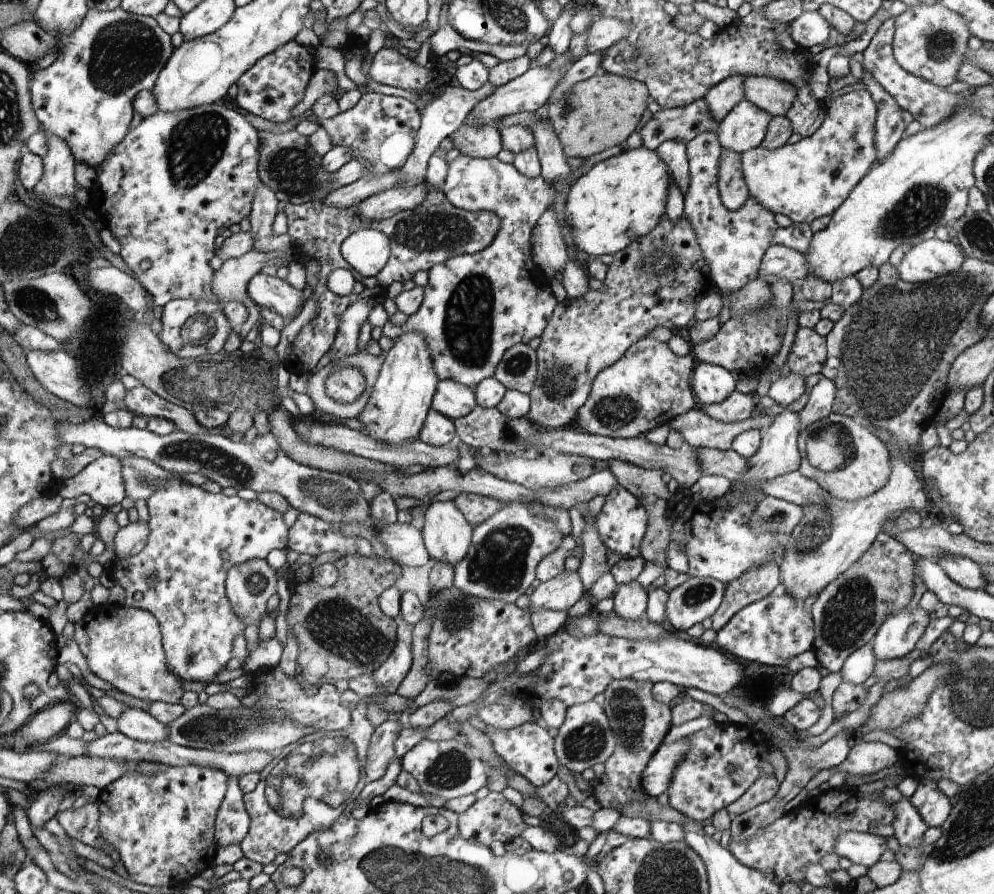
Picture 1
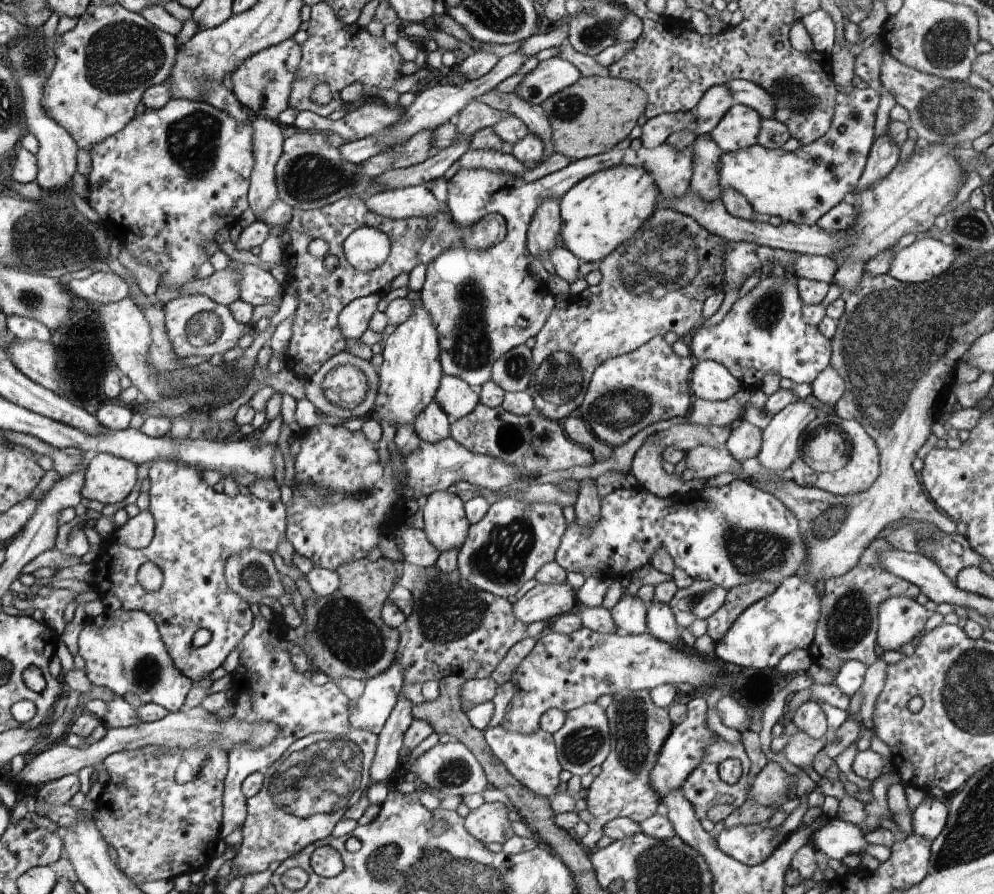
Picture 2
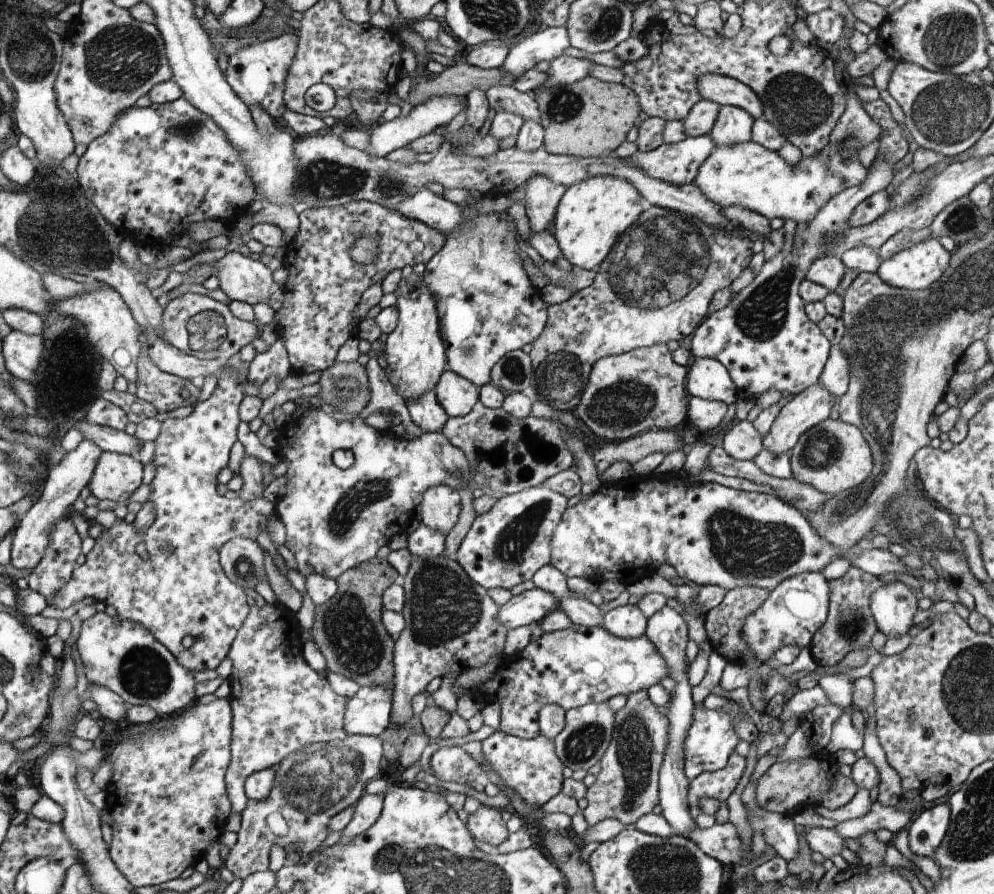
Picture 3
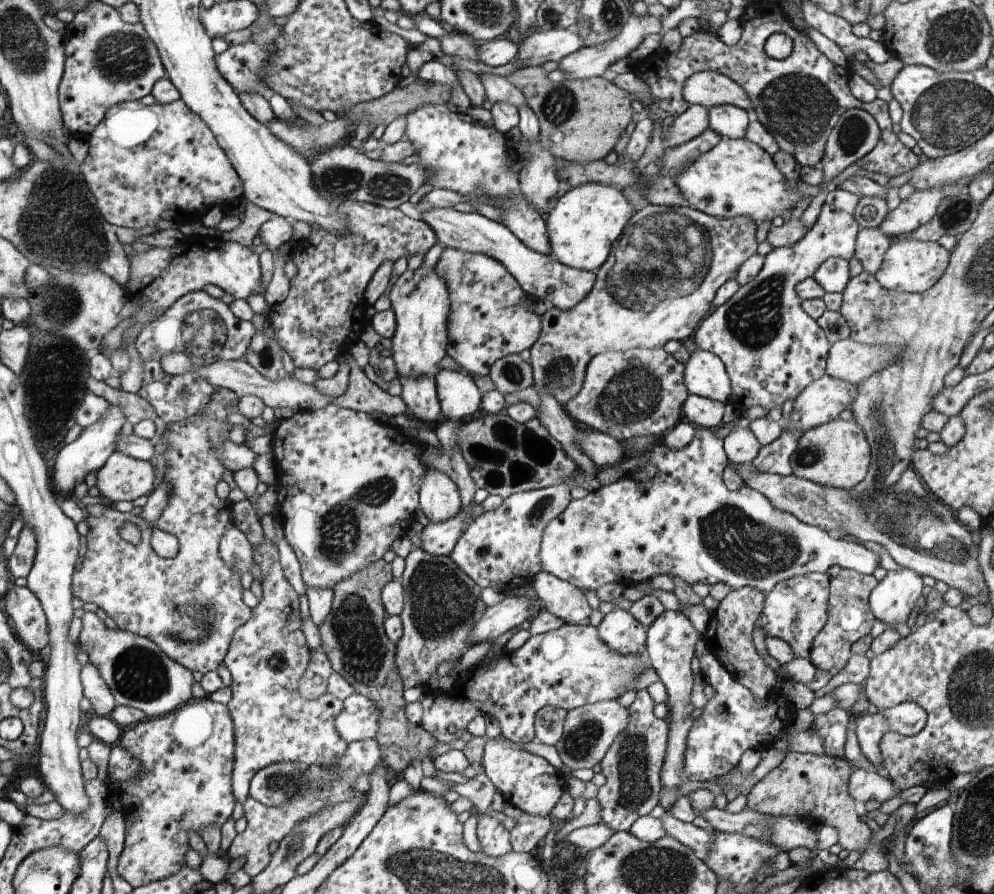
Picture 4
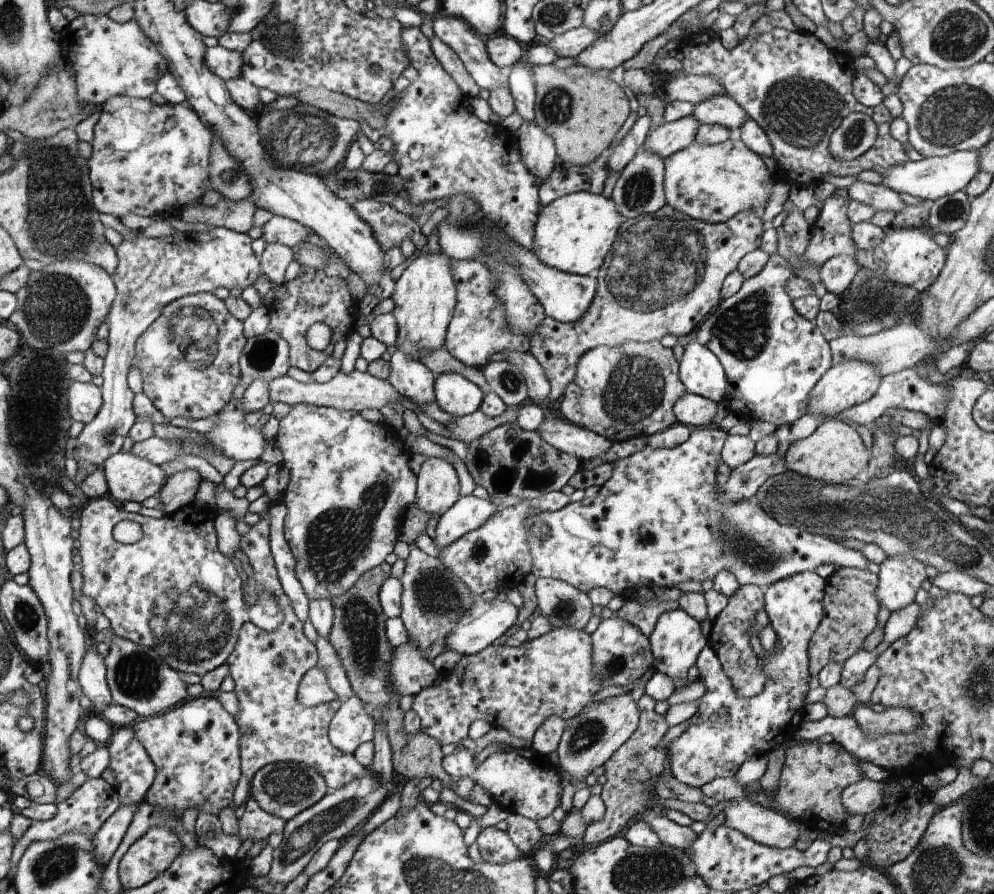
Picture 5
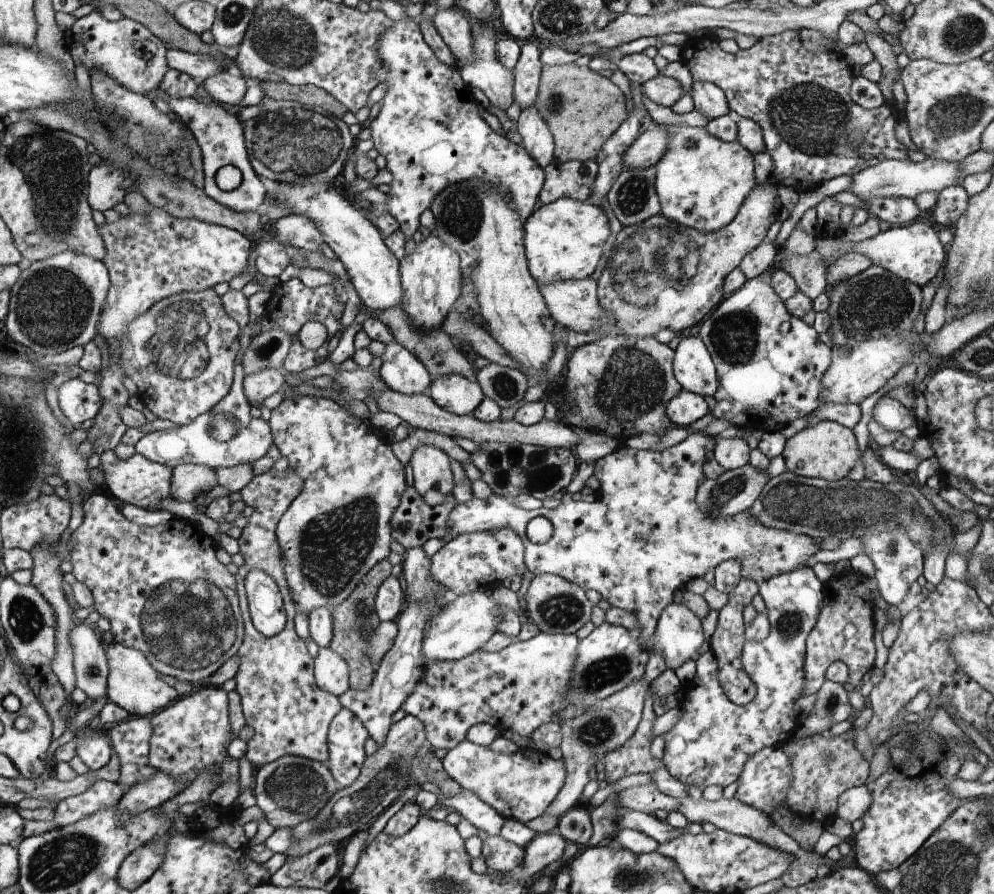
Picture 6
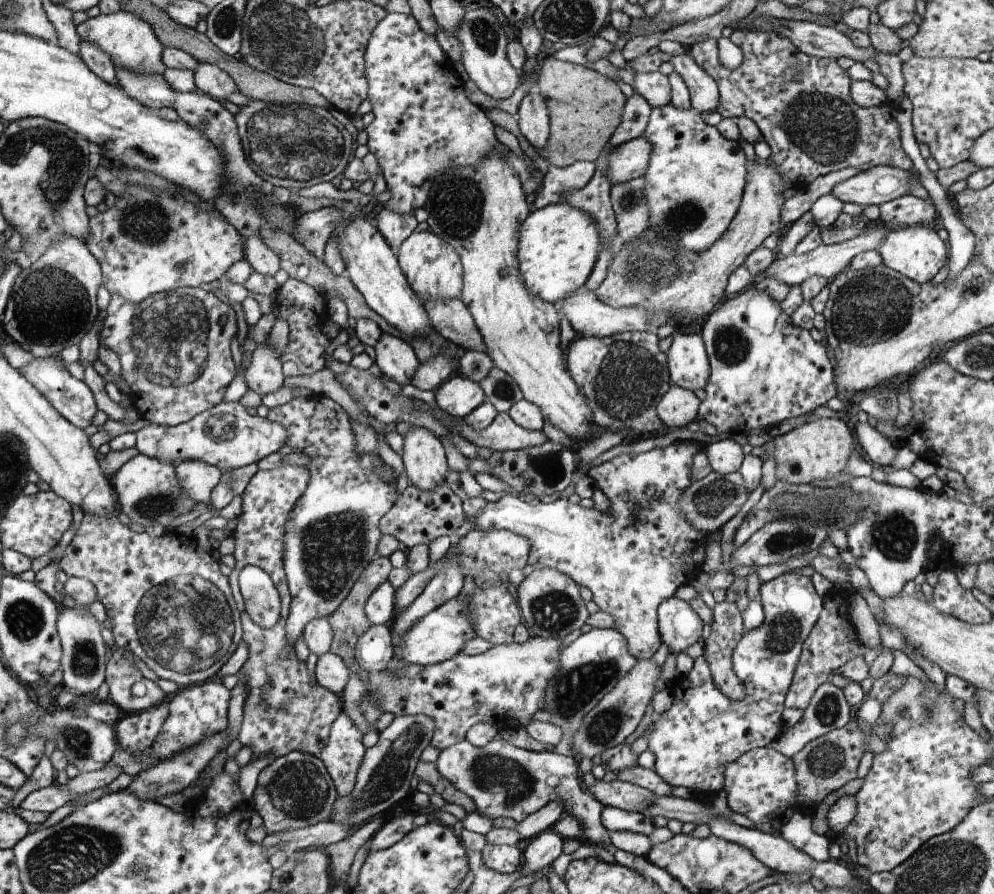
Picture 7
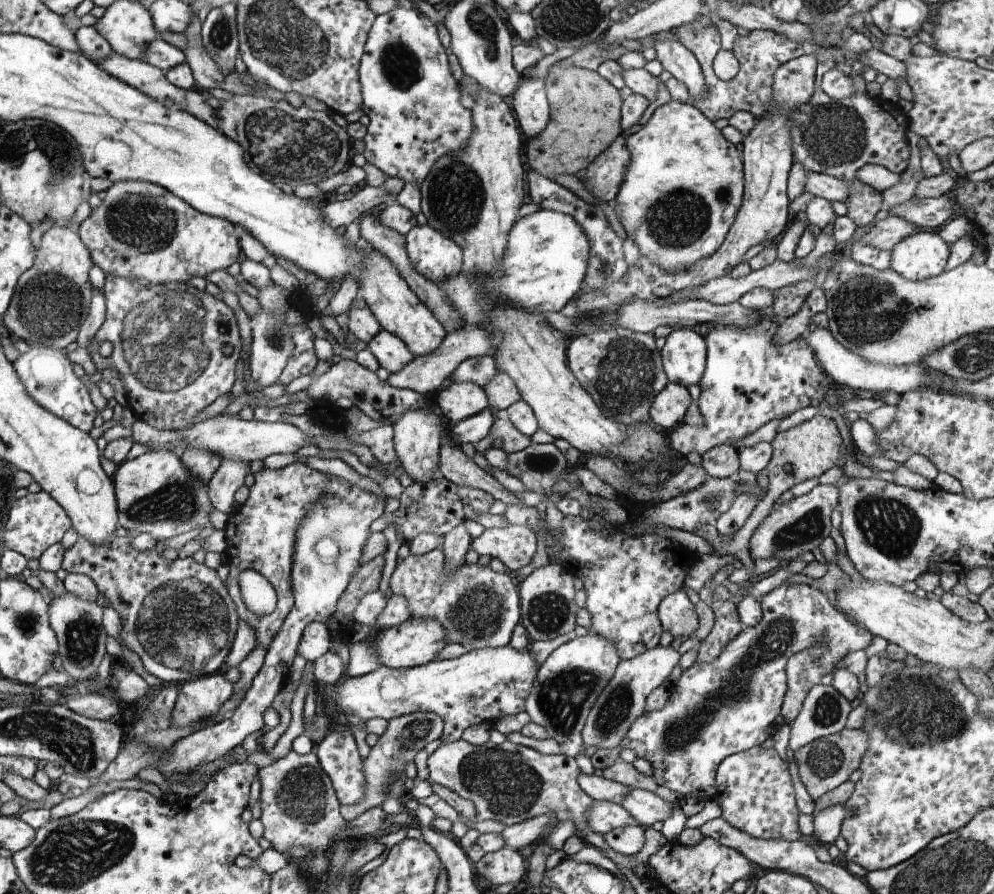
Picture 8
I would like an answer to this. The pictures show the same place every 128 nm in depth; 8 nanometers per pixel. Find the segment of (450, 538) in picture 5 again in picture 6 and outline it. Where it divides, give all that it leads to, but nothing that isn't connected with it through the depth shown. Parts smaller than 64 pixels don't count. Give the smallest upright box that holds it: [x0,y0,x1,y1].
[447,432,820,652]

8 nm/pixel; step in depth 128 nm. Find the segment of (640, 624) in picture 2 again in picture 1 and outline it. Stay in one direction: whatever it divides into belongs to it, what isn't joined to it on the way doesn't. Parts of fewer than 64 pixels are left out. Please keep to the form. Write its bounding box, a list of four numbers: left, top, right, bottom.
[613,579,648,620]

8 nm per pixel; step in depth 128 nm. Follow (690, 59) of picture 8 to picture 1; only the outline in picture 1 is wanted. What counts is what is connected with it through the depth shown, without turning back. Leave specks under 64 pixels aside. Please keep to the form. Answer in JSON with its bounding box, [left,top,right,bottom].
[716,98,772,153]

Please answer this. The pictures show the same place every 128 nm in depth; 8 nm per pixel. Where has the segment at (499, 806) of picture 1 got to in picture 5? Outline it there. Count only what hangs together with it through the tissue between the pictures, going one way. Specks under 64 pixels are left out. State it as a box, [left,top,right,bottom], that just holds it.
[477,826,521,864]

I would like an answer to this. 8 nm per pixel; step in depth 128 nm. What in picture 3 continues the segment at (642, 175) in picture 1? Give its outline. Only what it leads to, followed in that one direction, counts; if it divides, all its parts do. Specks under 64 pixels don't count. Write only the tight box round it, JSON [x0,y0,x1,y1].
[551,175,642,270]

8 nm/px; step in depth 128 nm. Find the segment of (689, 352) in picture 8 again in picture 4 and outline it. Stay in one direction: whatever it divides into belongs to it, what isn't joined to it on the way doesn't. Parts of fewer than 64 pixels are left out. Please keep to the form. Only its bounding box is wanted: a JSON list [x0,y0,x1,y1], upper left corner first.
[685,349,732,404]

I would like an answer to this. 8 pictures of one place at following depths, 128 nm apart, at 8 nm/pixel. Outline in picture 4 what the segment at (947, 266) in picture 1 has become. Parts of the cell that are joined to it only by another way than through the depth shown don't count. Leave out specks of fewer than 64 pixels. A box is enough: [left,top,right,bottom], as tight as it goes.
[875,236,952,292]

